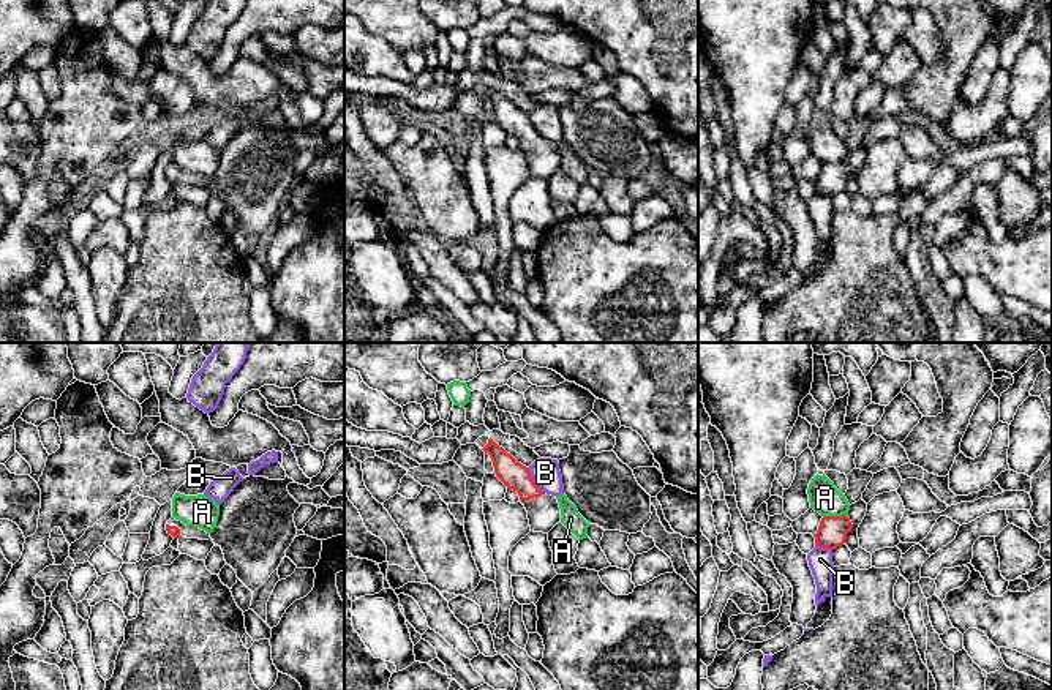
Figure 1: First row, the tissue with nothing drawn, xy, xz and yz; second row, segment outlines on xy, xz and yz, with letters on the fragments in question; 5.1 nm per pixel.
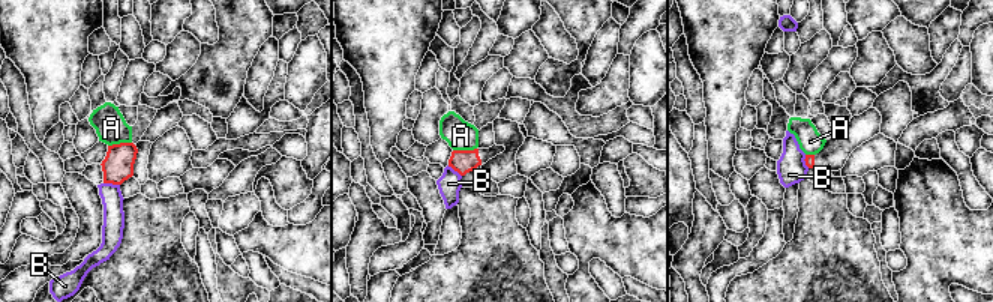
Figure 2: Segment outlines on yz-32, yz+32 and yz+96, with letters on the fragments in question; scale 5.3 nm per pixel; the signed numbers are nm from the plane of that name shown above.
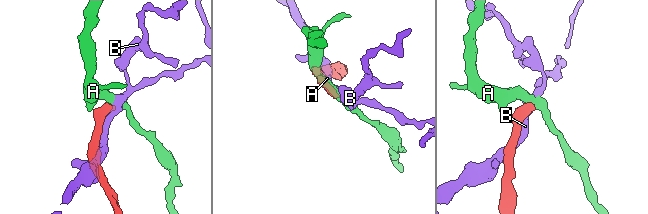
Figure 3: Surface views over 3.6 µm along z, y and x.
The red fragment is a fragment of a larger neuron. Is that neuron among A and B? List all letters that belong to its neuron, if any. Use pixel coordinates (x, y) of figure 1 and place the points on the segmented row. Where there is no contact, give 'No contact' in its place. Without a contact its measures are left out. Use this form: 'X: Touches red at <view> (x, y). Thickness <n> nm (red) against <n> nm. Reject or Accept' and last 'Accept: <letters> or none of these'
A: Touches red at yz (834, 517). Thickness 150 nm (red) against 160 nm. Reject
B: Touches red at xz (533, 480). Thickness 140 nm (red) against 150 nm. Reject
Accept: none of these

